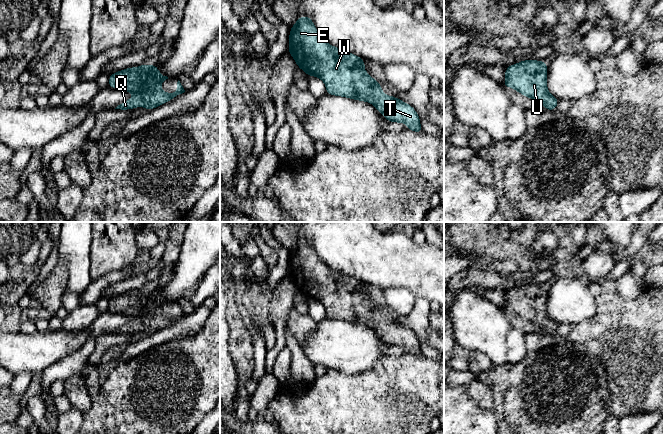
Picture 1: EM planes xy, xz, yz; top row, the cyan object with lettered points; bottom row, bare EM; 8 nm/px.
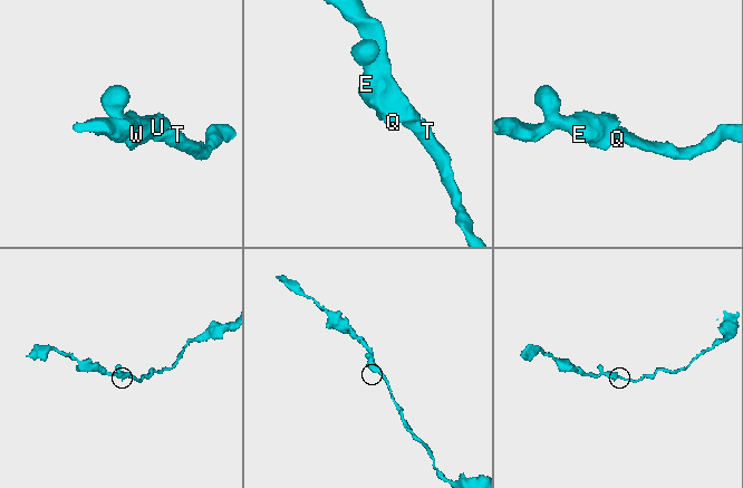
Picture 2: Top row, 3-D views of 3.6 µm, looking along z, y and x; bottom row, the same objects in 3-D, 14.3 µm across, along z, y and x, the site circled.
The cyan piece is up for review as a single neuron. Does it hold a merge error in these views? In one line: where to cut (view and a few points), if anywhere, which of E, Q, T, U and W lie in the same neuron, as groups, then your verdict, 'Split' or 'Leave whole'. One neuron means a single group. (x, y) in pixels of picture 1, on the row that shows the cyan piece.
No split. Groups: E Q T U W. Leave whole

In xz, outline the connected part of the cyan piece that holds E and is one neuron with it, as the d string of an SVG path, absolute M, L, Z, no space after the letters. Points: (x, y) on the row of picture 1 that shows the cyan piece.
M300 16L291 27L288 52L307 76L320 78L326 85L326 94L370 102L389 122L405 123L408 130L423 133L416 110L402 100L384 95L381 85L364 69L365 60L328 44L316 29L310 17Z

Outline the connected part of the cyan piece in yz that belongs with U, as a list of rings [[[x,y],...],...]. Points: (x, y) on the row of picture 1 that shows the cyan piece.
[[[522,60],[506,67],[504,87],[513,88],[523,96],[542,102],[545,109],[554,111],[559,99],[547,90],[548,67],[542,60]]]

